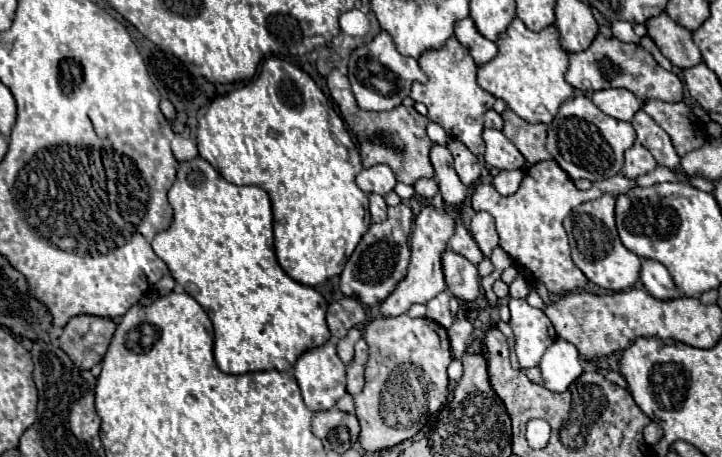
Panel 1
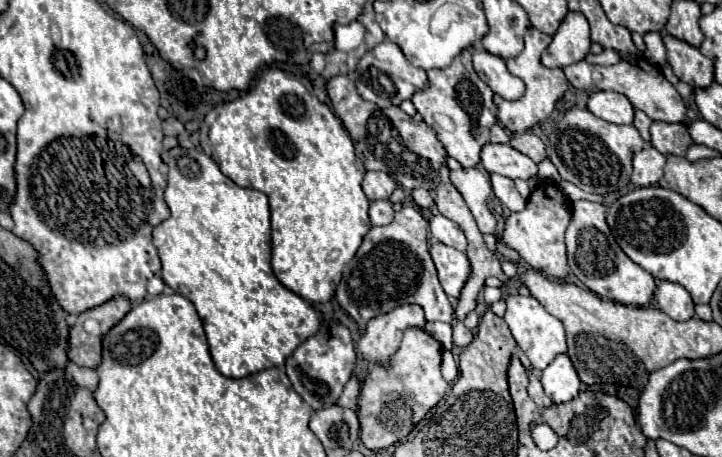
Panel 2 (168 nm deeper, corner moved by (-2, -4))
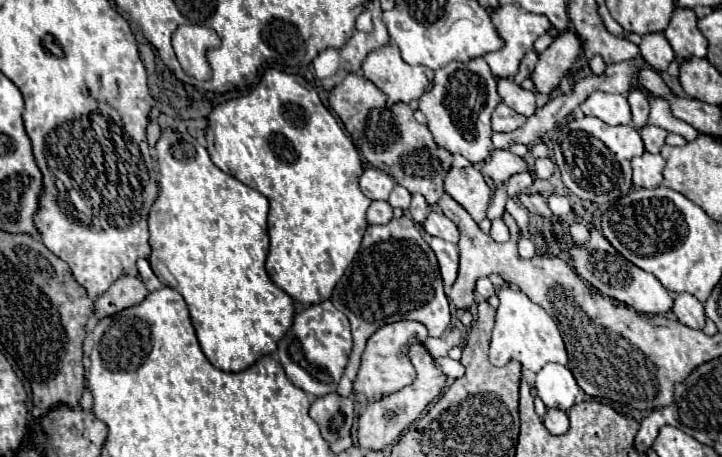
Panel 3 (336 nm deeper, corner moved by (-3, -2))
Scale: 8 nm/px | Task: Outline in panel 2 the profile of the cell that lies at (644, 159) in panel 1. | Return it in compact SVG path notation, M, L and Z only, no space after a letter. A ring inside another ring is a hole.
M644 146L640 152L634 154L632 164L634 164L634 172L630 176L630 182L634 186L652 186L658 184L664 174L666 156L652 146Z

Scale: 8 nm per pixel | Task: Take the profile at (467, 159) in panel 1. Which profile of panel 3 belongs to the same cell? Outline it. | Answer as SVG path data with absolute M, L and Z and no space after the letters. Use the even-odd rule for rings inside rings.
M451 168L444 178L444 191L461 204L475 222L485 218L491 202L491 188L477 168Z

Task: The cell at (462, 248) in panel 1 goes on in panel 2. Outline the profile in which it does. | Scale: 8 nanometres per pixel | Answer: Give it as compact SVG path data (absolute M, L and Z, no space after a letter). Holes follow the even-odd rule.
M434 214L430 218L430 232L442 244L452 246L452 248L456 248L460 252L466 252L466 248L468 248L468 240L464 238L464 232L460 230L460 226L456 226L456 222L444 218L442 214Z

